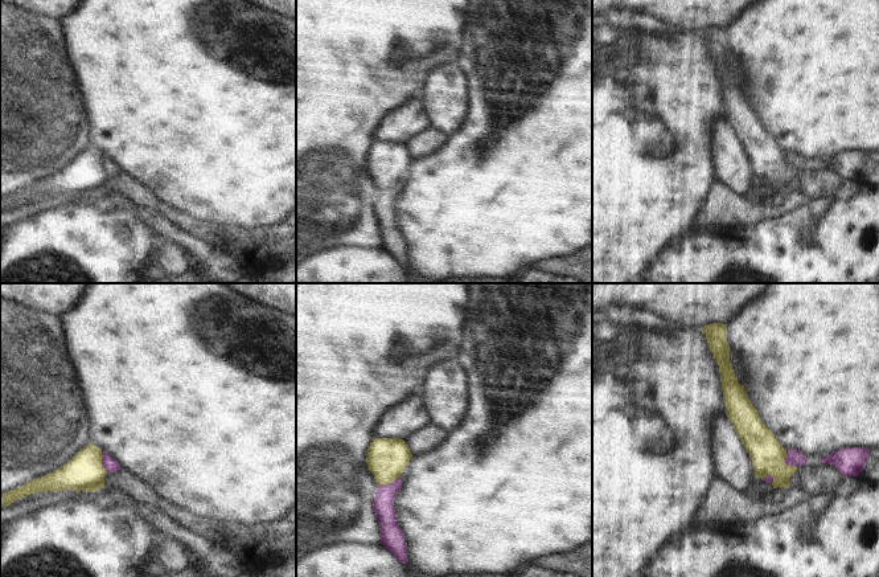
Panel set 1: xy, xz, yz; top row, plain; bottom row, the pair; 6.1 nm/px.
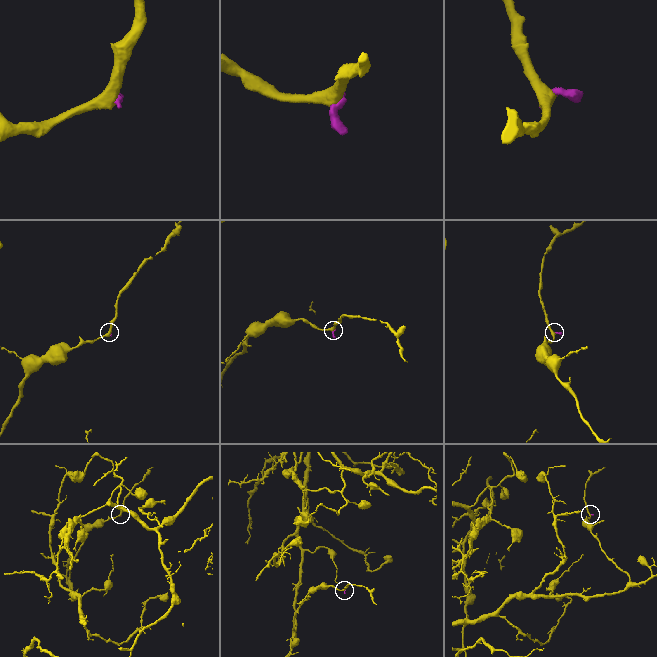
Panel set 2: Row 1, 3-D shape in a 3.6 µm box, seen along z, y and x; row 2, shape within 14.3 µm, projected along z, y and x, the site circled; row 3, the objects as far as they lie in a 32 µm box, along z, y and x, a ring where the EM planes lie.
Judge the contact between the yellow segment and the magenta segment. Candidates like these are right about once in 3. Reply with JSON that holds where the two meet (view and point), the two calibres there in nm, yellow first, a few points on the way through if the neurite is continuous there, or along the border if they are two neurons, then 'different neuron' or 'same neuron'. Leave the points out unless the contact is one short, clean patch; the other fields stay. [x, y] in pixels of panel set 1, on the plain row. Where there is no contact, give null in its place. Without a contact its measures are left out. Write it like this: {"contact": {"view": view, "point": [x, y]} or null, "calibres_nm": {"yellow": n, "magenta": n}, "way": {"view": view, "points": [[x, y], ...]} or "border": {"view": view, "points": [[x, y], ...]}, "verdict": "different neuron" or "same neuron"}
{"contact": {"view": "yz", "point": [784, 166]}, "calibres_nm": {"yellow": 200, "magenta": 100}, "border": {"view": "yz", "points": [[785, 154], [785, 166], [796, 171]]}, "verdict": "different neuron"}

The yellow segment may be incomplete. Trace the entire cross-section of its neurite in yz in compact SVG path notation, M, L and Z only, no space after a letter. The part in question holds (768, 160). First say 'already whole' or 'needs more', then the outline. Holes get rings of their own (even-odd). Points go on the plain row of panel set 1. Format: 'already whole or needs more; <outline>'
already whole; M712 26L705 29L701 34L706 38L710 56L719 69L726 119L749 157L756 180L764 183L772 179L773 192L788 192L789 183L796 177L797 171L785 167L786 154L763 127L756 111L747 101L744 89L740 89L735 81L730 65L727 28Z

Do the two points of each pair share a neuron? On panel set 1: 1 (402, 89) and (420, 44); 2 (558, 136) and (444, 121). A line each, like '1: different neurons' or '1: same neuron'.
1: same neuron
2: different neurons

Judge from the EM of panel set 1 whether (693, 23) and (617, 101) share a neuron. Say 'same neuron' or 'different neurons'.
different neurons

